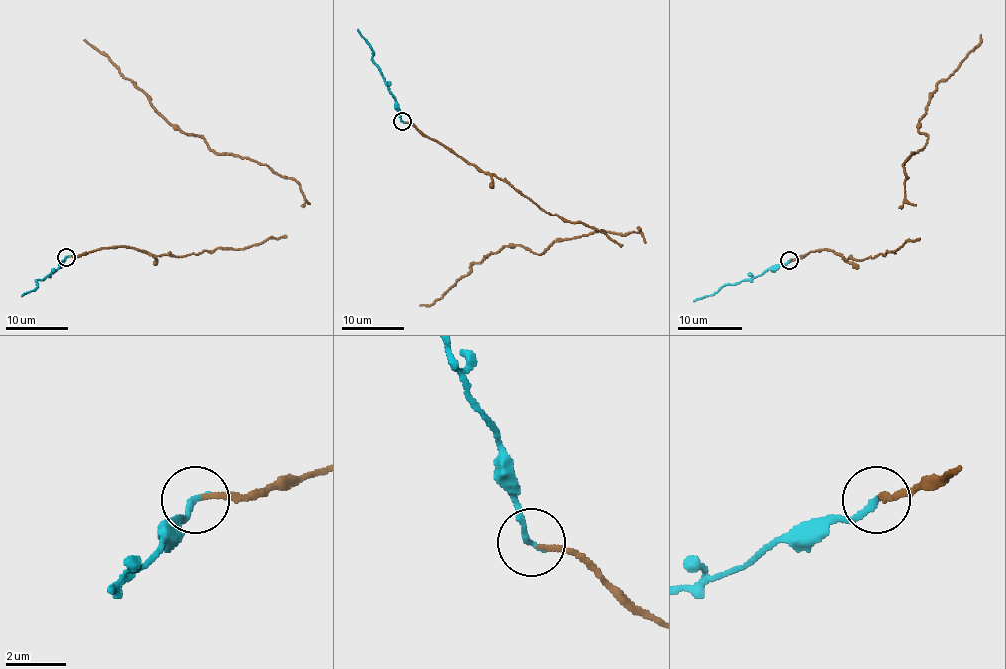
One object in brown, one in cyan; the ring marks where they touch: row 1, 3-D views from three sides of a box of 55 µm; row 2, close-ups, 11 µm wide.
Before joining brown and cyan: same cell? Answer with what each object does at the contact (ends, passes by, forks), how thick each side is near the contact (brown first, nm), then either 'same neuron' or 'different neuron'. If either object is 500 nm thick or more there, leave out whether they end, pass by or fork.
brown ends | cyan ends | 140/200 nm | different neuron

